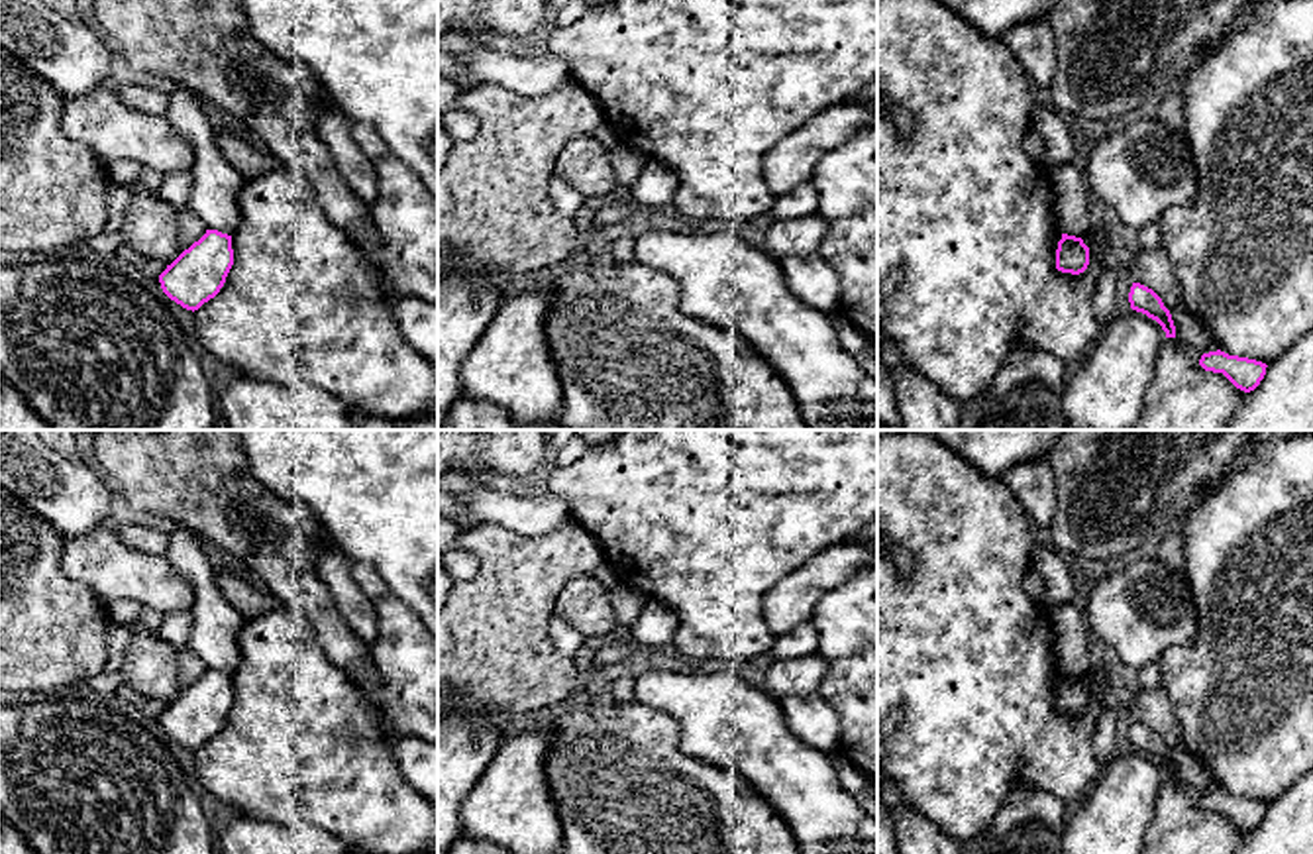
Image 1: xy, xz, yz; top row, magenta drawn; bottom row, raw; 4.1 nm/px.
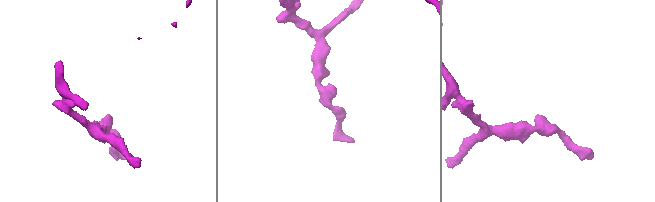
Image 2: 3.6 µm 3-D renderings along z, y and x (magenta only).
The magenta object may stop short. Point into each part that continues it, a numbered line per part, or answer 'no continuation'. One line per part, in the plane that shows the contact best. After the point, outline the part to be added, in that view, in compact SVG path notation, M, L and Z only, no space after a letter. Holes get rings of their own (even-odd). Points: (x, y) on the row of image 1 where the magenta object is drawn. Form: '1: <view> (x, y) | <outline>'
no continuation

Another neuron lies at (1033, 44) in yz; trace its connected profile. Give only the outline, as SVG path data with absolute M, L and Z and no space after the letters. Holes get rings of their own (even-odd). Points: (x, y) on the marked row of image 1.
M1048 18L1017 24L1003 37L1036 88L1050 88L1058 69L1056 35Z

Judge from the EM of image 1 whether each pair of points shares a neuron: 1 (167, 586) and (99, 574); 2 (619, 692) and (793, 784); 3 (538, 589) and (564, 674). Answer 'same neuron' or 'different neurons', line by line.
1: same neuron
2: different neurons
3: same neuron

